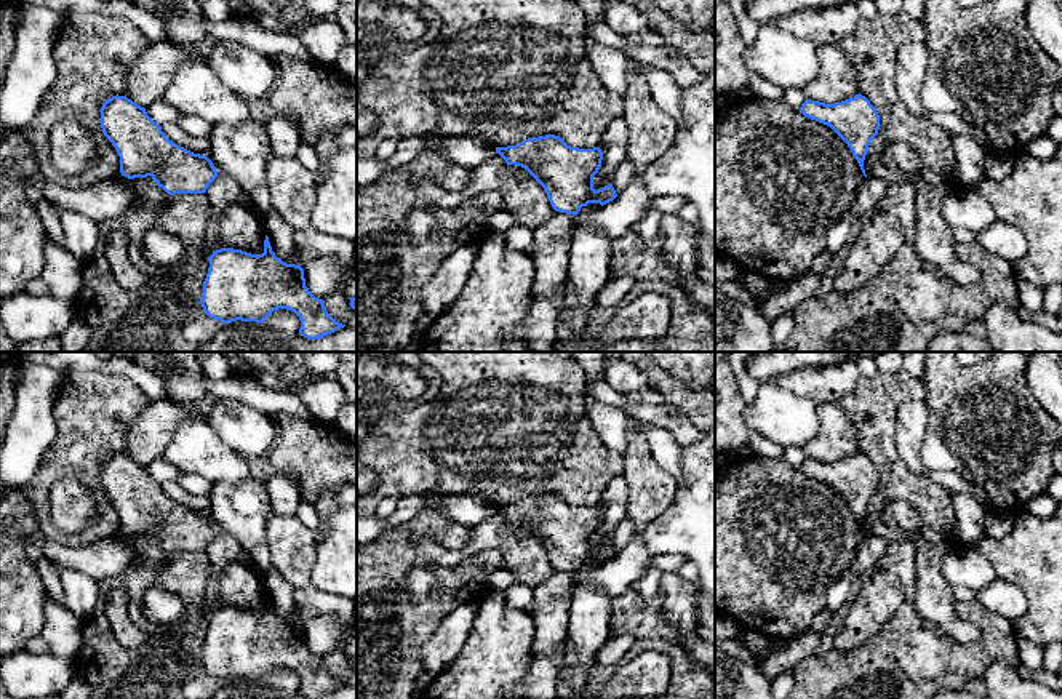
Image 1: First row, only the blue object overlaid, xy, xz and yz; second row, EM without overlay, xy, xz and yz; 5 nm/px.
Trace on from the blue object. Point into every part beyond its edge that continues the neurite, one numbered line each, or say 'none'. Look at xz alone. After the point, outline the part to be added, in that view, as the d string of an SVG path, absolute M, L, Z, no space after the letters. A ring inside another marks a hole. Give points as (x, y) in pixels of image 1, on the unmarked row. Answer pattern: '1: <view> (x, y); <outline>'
none

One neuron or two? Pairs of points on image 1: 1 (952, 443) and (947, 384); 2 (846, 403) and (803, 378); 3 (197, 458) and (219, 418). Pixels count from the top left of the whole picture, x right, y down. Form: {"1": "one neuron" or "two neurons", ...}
{"1": "one neuron", "2": "two neurons", "3": "two neurons"}

